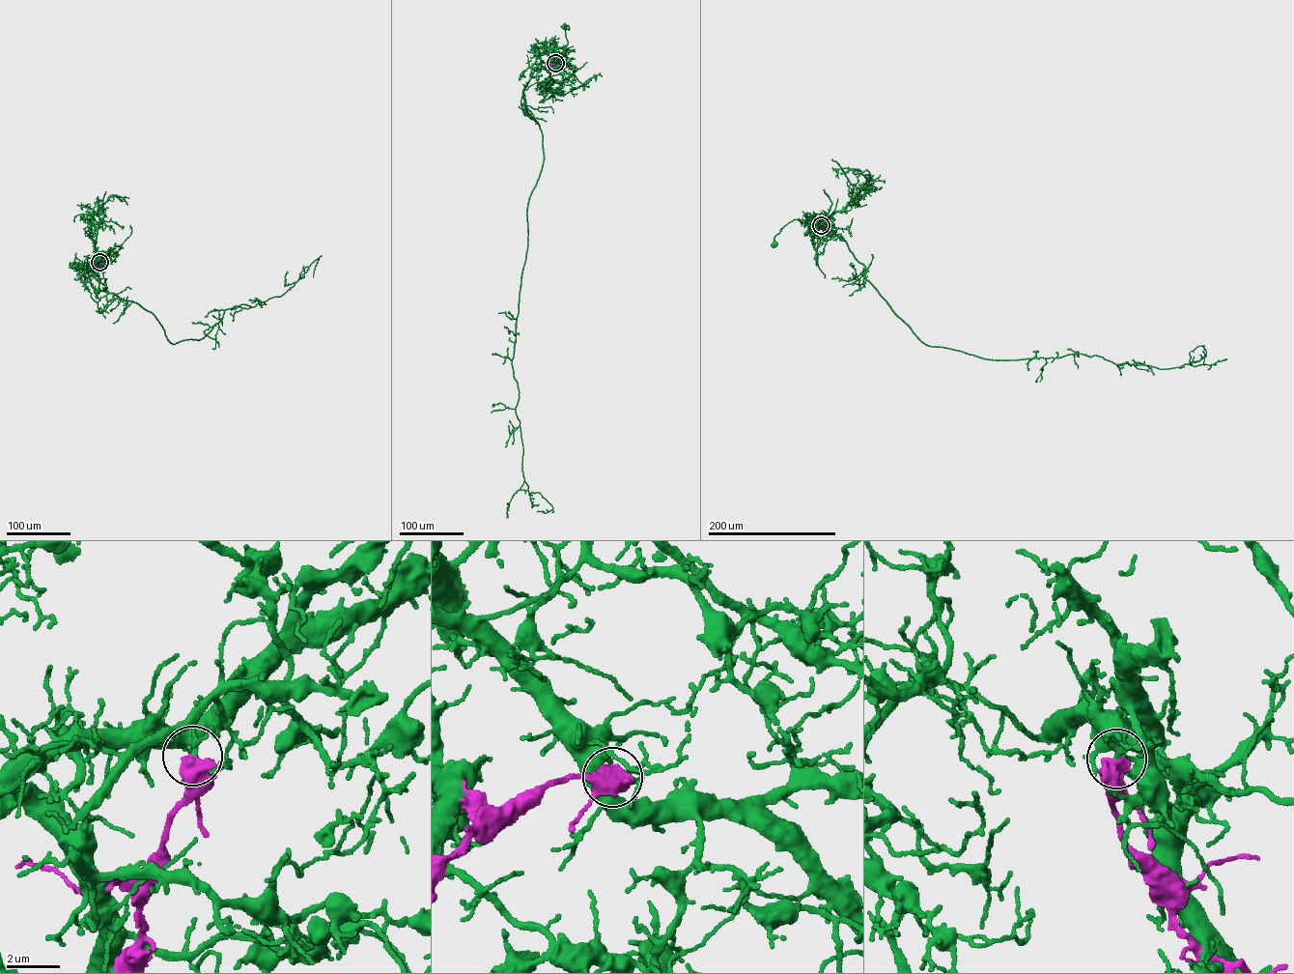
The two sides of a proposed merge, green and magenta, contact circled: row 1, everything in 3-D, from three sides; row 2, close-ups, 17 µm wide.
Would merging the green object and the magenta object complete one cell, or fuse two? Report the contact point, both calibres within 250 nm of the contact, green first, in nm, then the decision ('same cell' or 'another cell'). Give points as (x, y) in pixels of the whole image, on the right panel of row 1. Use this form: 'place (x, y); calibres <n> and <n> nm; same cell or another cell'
place (821, 225); calibres 160 and 750 nm; another cell

